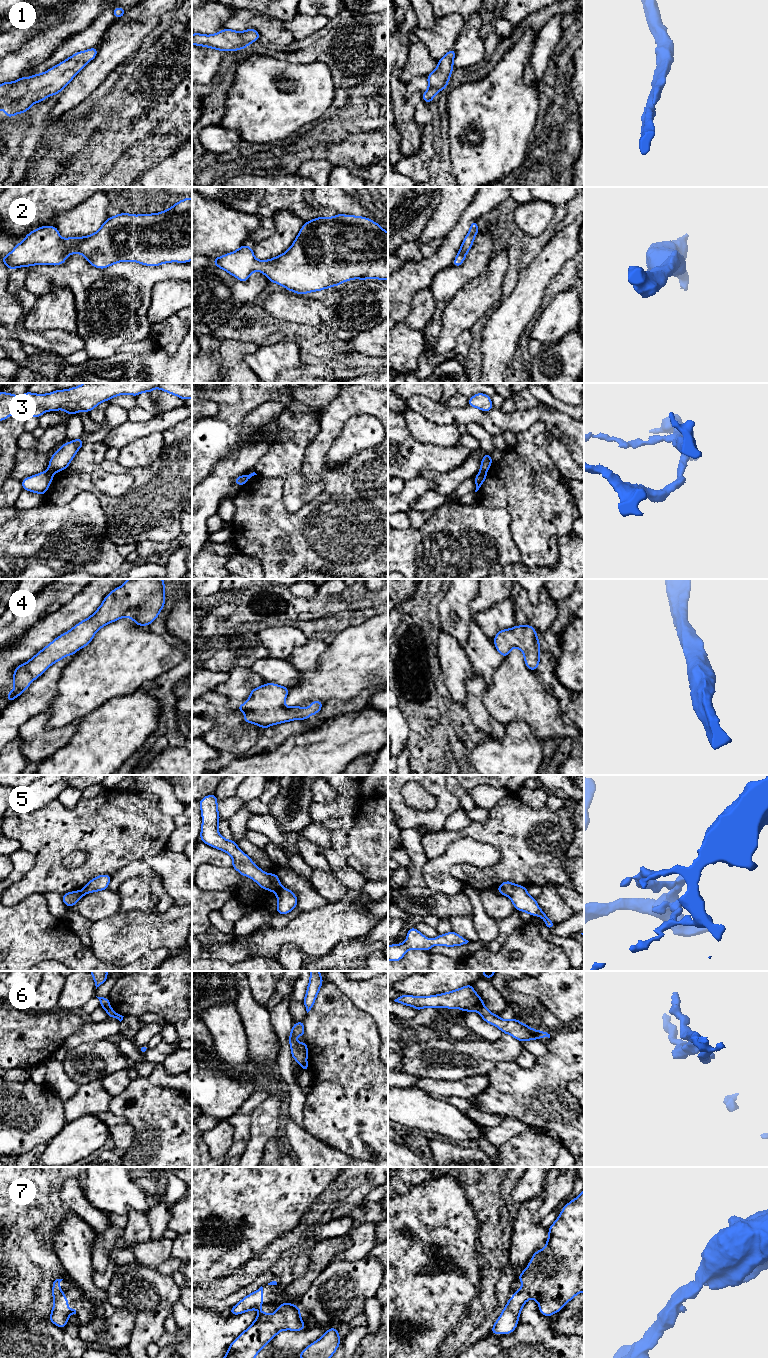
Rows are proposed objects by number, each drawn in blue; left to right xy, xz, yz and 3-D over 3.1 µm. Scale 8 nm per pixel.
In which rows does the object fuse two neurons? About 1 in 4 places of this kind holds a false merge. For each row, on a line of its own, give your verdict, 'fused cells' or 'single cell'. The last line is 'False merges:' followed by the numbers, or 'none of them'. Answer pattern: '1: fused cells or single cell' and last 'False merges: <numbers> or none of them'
1: single cell
2: single cell
3: fused cells
4: single cell
5: fused cells
6: fused cells
7: single cell
False merges: 3, 5, 6

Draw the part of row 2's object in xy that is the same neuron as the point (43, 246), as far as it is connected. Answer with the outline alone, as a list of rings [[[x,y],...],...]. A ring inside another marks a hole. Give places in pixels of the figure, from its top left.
[[[185,198],[171,208],[155,214],[120,213],[108,217],[97,232],[81,238],[62,239],[57,227],[42,226],[27,234],[24,241],[19,242],[1,260],[10,270],[32,265],[58,266],[66,261],[69,254],[77,253],[100,269],[125,261],[151,267],[169,262],[187,263],[192,260],[192,199]]]

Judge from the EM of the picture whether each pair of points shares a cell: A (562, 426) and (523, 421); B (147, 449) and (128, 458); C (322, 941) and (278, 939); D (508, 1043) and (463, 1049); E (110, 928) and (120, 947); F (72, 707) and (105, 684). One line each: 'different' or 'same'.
A: same
B: same
C: same
D: same
E: same
F: same

